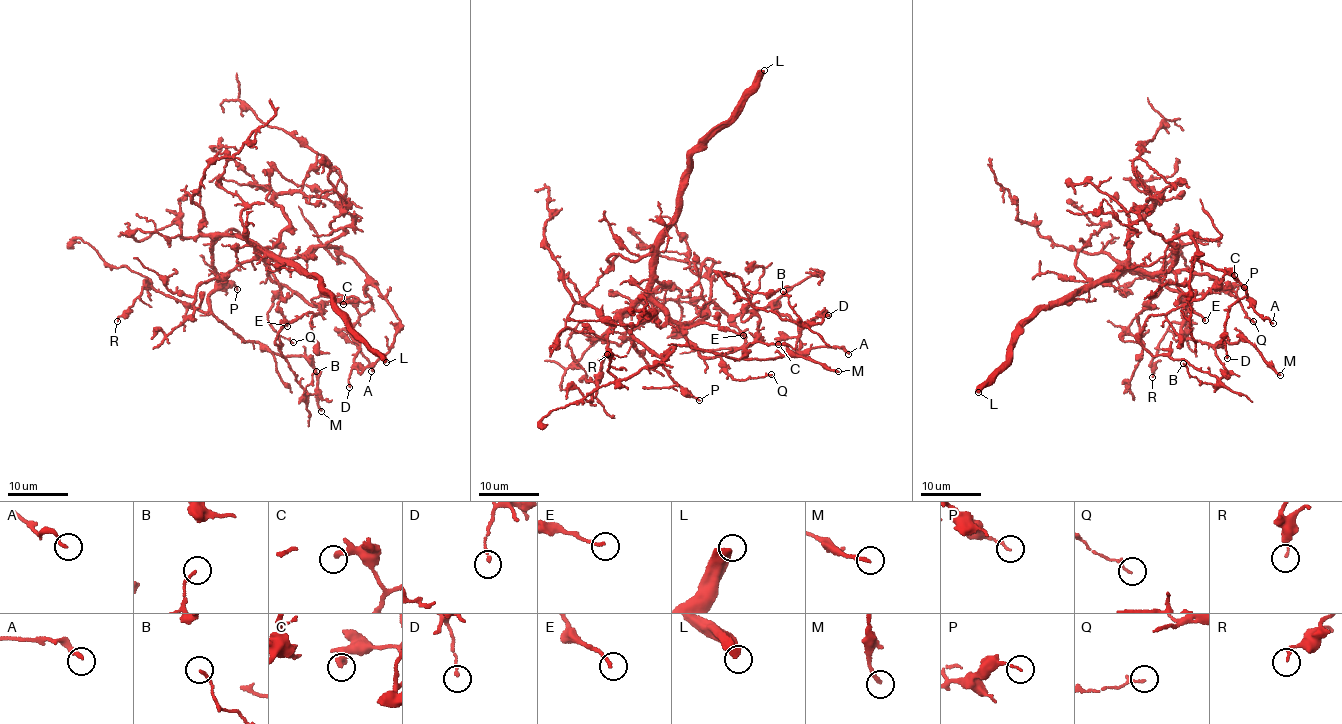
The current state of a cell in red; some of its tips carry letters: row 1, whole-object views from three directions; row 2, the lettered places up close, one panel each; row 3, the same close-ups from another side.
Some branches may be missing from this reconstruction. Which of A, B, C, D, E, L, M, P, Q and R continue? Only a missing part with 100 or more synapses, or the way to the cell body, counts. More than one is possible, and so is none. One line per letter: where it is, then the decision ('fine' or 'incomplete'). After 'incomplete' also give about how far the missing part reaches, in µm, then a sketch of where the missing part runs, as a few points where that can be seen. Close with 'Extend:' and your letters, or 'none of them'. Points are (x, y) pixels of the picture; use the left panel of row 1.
A: at (371, 371); fine
B: at (316, 371); fine
C: at (343, 304); fine
D: at (349, 387); fine
E: at (287, 326); fine
L: at (386, 362); incomplete; about 300 µm are missing
M: at (321, 411); fine
P: at (237, 289); fine
Q: at (293, 342); fine
R: at (117, 321); fine
Extend: L

